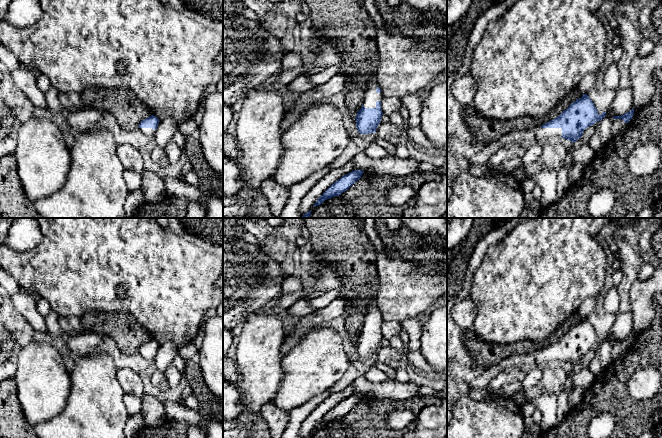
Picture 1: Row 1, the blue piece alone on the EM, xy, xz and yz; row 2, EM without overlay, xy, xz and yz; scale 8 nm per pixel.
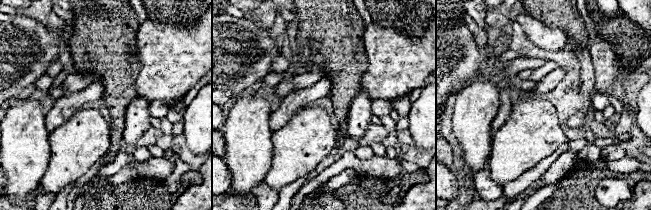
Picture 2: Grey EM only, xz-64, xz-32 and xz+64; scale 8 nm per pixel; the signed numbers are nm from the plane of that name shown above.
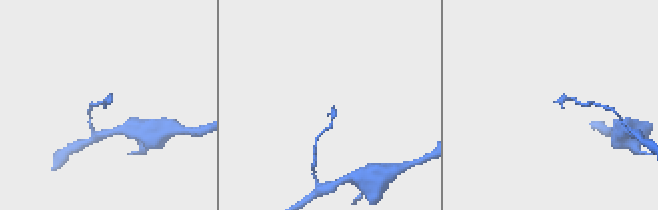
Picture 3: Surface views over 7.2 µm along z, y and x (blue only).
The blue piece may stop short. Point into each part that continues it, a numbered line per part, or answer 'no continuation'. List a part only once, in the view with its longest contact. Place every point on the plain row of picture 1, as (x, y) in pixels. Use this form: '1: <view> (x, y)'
1: yz (536, 358)

